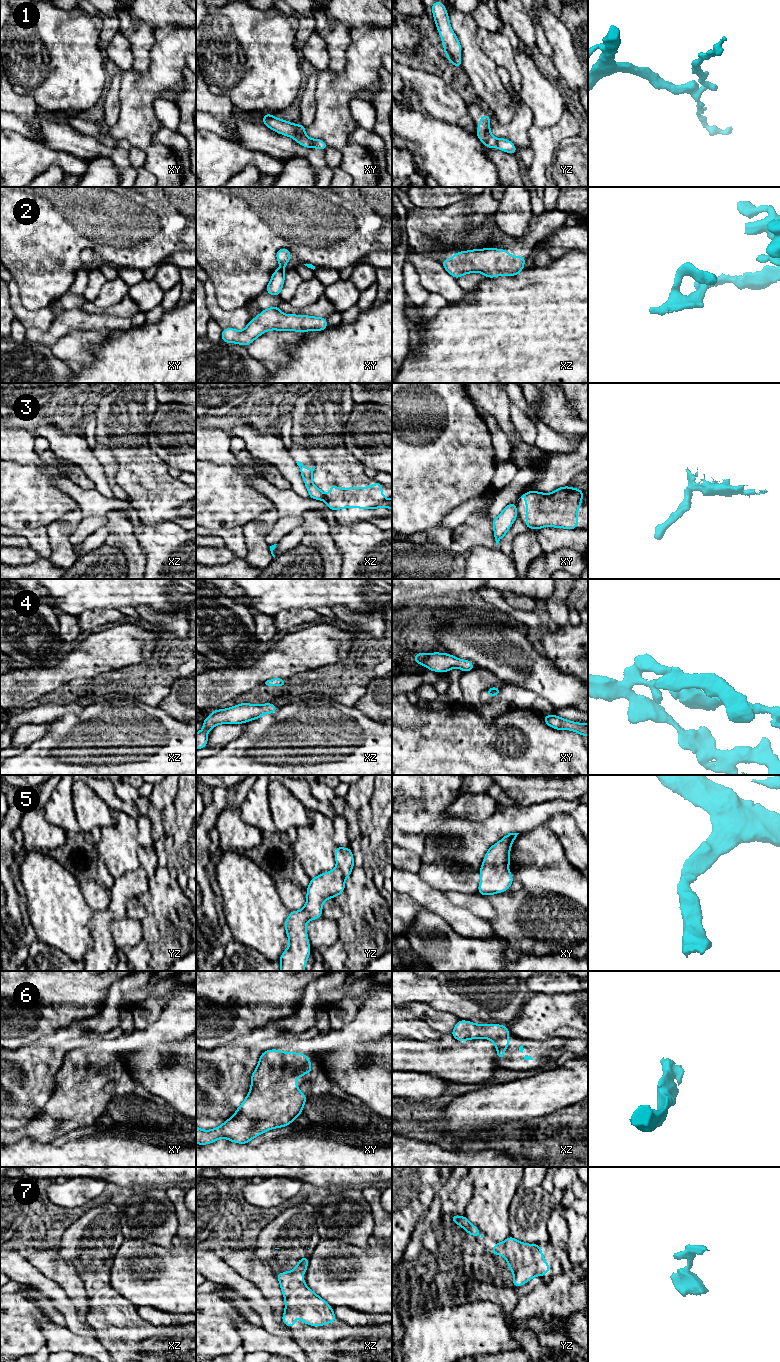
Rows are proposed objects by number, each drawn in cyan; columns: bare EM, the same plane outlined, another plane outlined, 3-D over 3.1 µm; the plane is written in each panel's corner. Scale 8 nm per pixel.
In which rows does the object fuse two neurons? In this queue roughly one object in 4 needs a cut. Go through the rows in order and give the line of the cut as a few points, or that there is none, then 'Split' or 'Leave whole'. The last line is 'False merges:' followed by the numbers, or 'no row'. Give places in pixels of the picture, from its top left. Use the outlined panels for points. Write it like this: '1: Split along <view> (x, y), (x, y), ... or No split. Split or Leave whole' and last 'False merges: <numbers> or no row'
1: Split along xy (312, 139), (310, 146). Split
2: No split. Leave whole
3: Split along xz (322, 493), (323, 499). Split
4: No split. Leave whole
5: No split. Leave whole
6: No split. Leave whole
7: No split. Leave whole
False merges: 1, 3

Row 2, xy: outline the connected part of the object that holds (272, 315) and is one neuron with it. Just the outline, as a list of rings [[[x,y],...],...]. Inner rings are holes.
[[[279,306],[262,310],[254,319],[251,319],[243,331],[233,328],[222,329],[222,341],[238,343],[248,346],[257,337],[269,330],[298,331],[301,333],[318,330],[323,331],[328,327],[327,319],[306,315],[284,314]]]

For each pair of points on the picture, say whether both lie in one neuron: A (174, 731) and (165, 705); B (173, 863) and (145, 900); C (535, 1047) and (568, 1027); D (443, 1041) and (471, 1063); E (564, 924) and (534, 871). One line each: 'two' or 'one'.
A: two
B: two
C: two
D: two
E: two

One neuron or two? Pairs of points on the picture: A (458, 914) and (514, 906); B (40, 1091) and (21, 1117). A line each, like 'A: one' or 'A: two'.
A: two
B: two

